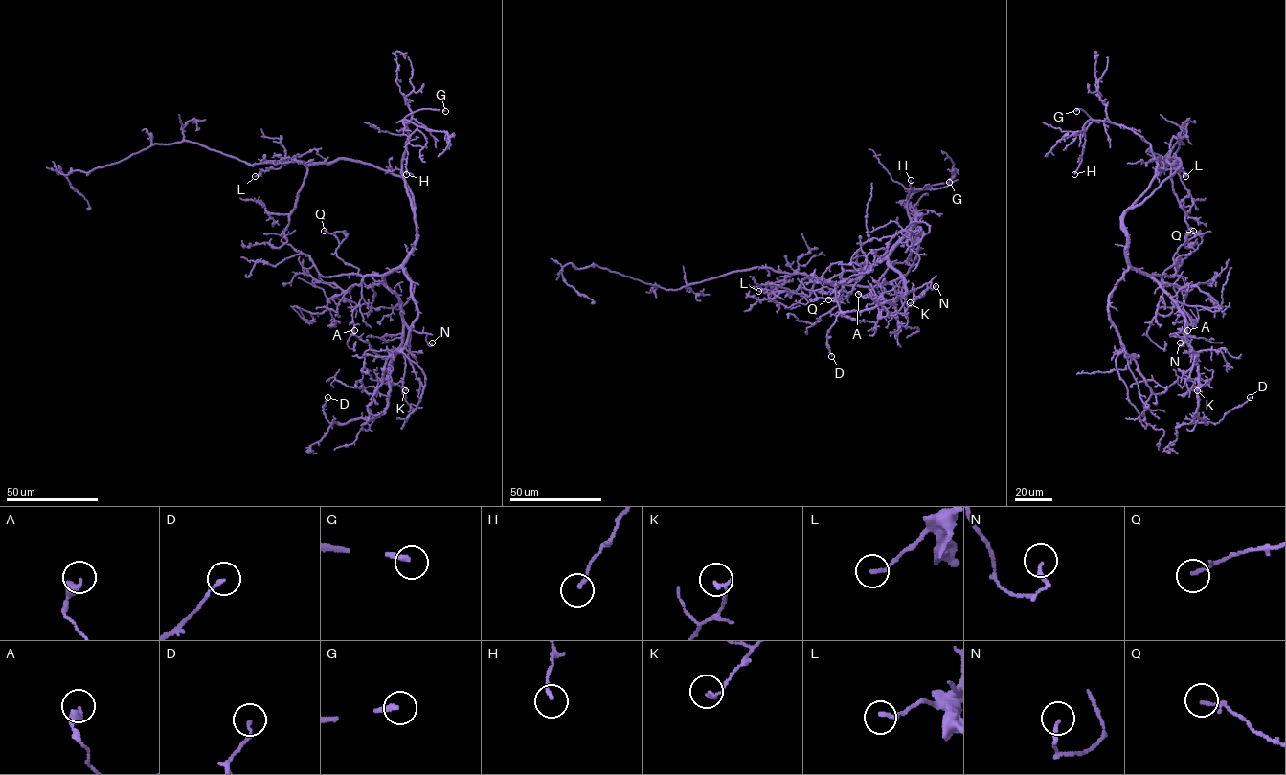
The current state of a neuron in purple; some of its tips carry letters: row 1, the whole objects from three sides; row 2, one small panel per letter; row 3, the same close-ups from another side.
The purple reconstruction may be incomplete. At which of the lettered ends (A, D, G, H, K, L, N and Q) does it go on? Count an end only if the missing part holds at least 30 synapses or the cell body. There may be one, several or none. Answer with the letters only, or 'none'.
G

